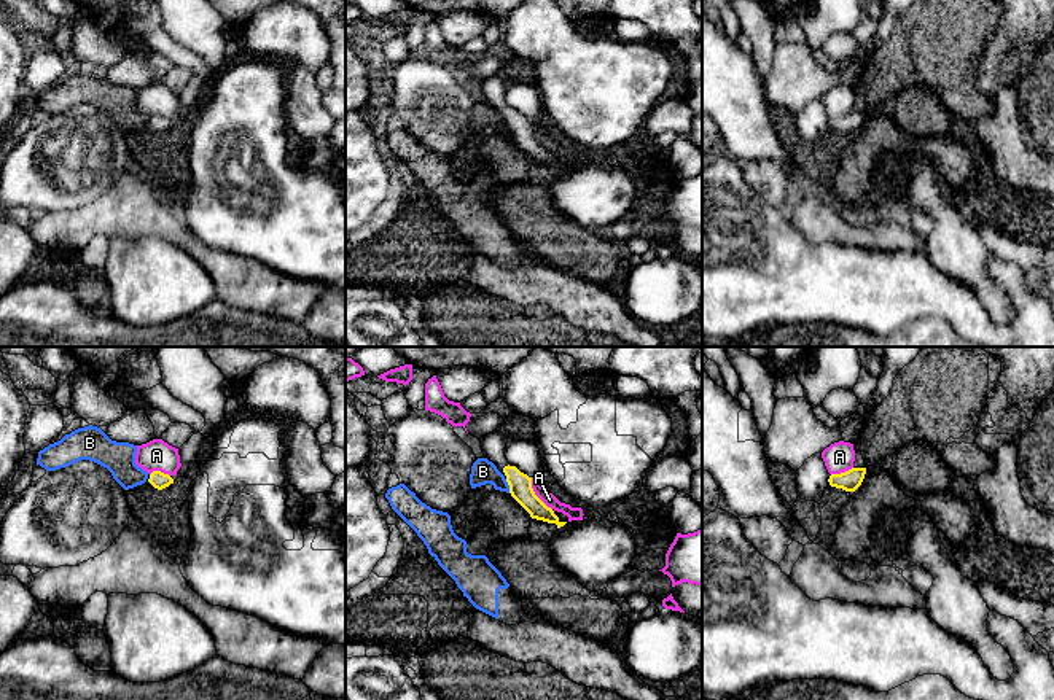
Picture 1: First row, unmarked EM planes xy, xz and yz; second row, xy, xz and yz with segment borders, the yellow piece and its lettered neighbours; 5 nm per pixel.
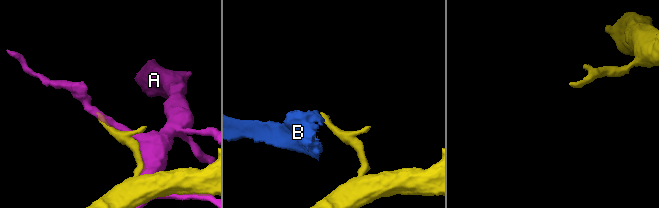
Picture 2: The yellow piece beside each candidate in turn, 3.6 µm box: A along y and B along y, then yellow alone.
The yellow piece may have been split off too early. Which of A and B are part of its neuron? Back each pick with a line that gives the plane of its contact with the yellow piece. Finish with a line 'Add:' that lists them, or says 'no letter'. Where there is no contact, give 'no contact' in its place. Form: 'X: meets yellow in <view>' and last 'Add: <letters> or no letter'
Add: no letter

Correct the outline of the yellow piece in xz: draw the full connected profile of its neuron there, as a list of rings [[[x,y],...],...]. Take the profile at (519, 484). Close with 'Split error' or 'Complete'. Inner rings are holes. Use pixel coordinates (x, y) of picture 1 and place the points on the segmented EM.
[[[500,431],[489,433],[481,438],[484,457],[492,461],[505,476],[511,496],[530,514],[532,519],[556,523],[557,528],[567,522],[560,522],[551,508],[548,508],[533,492],[532,477],[509,465],[505,457],[508,438]]]. Split error

